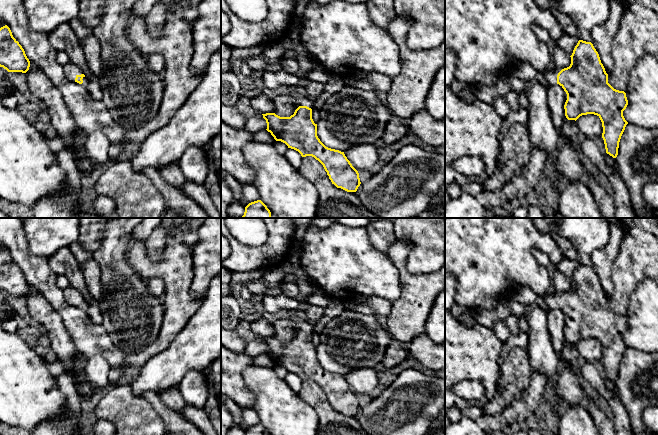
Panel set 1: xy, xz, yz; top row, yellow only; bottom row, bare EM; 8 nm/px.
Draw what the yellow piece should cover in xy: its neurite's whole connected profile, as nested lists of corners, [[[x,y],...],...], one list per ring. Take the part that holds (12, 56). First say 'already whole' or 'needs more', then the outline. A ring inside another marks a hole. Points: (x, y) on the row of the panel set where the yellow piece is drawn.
already whole | [[[7,25],[0,28],[0,67],[8,72],[22,73],[26,73],[30,67],[24,49],[13,37]]]

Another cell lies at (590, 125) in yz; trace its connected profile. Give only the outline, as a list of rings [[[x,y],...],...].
[[[582,115],[576,120],[576,125],[587,138],[592,139],[595,136],[602,136],[602,122],[597,115]]]

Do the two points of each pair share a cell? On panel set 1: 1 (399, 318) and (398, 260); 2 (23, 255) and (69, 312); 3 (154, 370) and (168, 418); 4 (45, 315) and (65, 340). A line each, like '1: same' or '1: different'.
1: same
2: same
3: different
4: same

